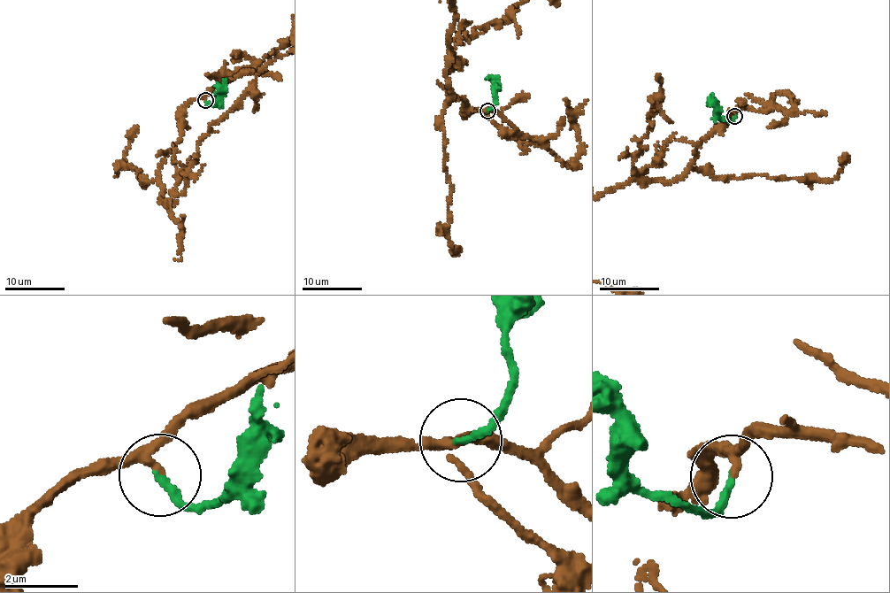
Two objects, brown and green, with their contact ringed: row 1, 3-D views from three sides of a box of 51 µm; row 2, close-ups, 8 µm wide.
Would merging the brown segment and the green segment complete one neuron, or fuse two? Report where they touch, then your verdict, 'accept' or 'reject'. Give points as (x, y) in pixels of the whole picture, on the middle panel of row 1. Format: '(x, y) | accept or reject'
(487, 111) | accept

